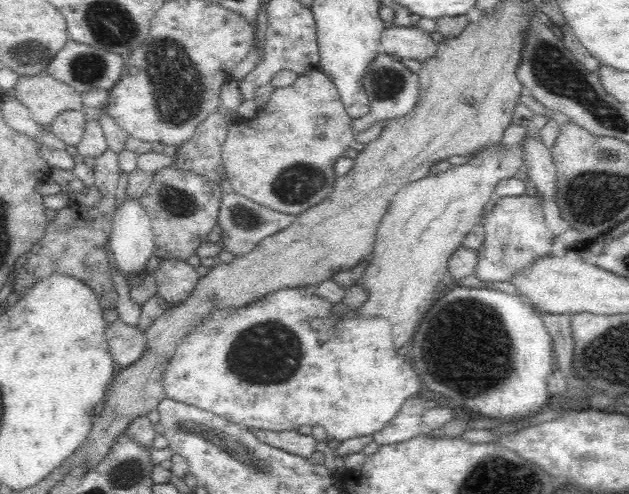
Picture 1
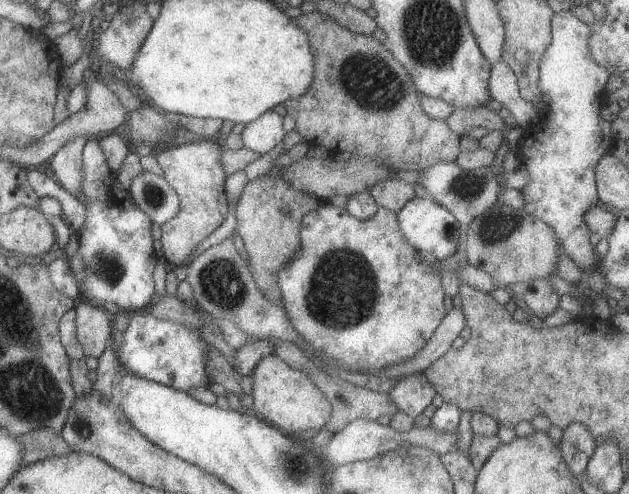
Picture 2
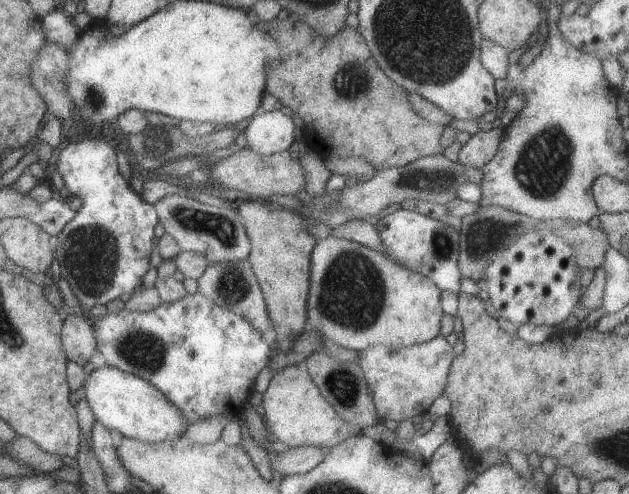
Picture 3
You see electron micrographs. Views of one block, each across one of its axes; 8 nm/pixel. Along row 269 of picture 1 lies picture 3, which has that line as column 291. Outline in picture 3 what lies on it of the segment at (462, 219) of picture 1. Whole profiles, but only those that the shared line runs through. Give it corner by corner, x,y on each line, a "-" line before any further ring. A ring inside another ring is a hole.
287,366
281,372
275,372
269,388
263,392
265,408
265,426
273,434
277,446
285,448
321,448
329,450
335,444
341,444
347,438
359,436
361,430
355,424
345,422
333,406
321,396
319,388
313,384
305,366

